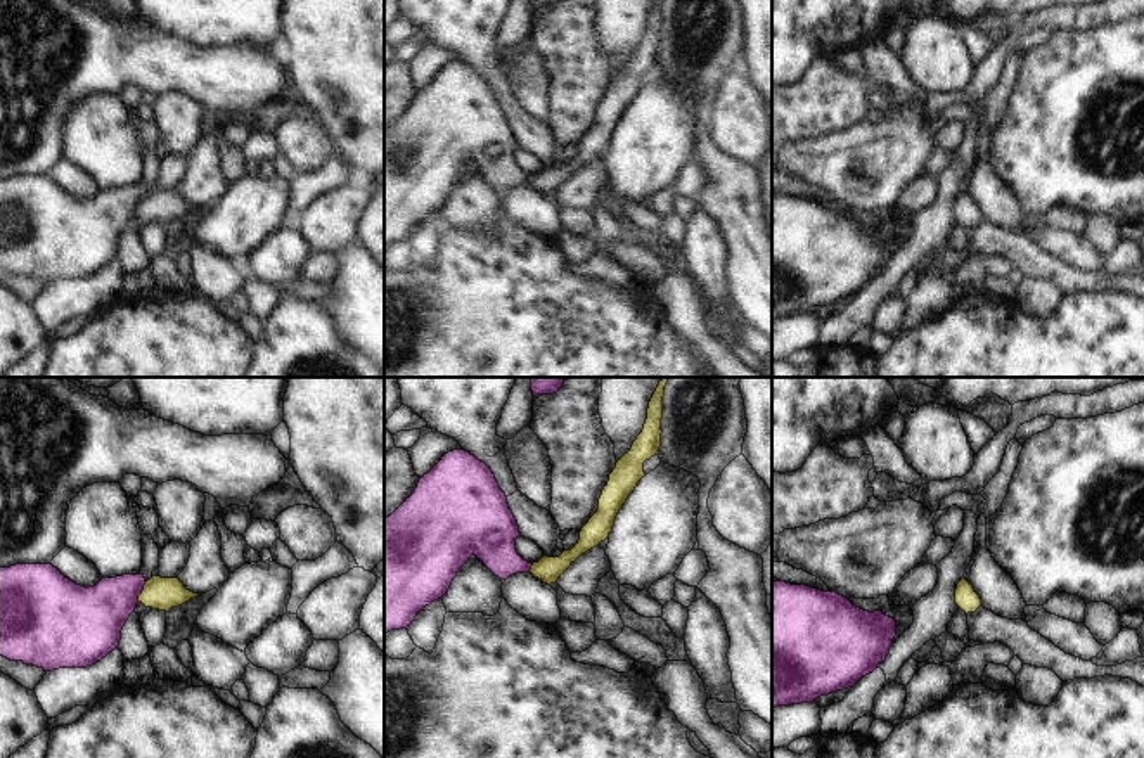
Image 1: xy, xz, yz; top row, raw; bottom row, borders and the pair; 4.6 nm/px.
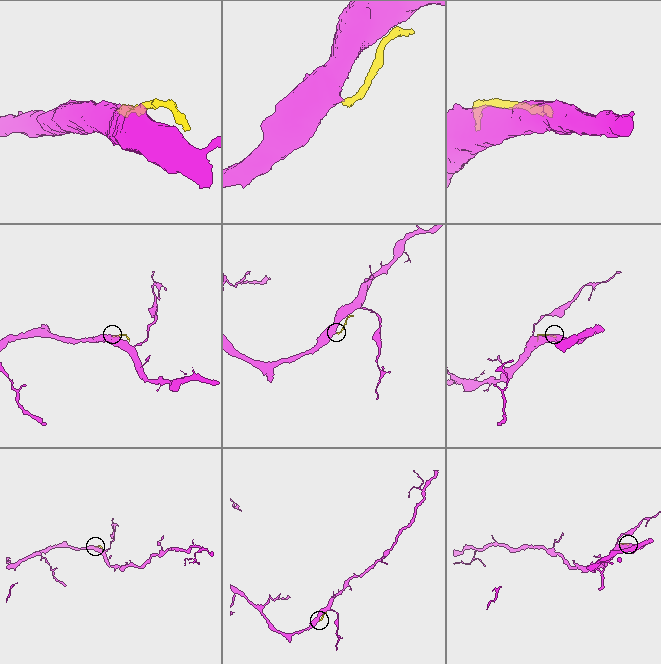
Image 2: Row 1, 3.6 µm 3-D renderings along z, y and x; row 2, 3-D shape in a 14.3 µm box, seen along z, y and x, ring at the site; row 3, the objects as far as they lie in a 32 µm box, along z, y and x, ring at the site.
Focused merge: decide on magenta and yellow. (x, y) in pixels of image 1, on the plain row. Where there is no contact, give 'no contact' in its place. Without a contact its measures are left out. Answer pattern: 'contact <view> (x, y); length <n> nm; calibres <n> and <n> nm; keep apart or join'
contact xy (141, 205); length 100 nm; calibres 280 and 150 nm; keep apart

